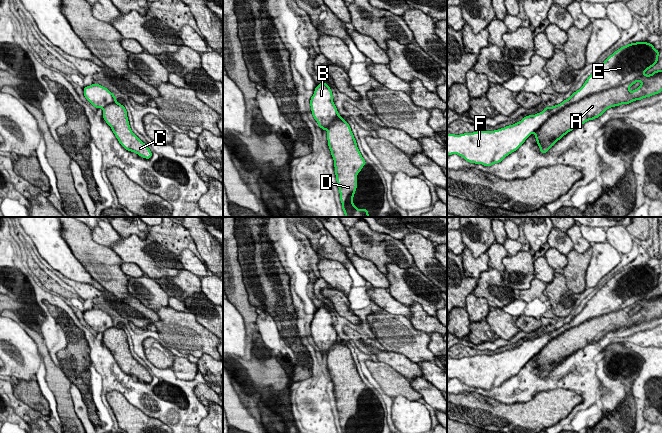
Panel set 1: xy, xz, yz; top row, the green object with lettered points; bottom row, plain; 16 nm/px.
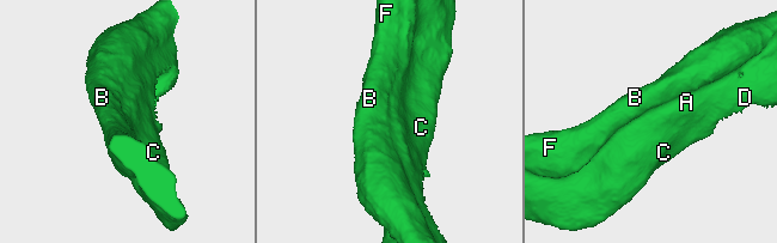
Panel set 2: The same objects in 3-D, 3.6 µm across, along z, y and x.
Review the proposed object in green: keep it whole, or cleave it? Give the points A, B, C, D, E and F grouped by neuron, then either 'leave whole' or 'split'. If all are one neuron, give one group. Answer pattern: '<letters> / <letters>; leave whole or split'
A C D / B E F; split

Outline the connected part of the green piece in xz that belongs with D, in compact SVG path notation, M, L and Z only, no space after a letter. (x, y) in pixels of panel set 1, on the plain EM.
M339 338L328 352L327 364L334 384L342 433L357 433L353 428L357 398L367 386L360 378L350 349Z

